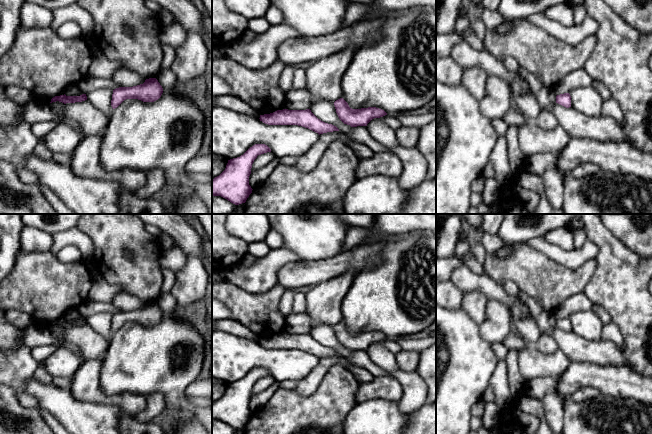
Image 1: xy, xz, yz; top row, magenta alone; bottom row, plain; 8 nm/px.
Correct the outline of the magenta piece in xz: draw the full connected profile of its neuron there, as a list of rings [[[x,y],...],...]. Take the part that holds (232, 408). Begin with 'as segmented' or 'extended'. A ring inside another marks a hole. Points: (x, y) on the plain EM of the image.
as segmented; [[[255,368],[243,379],[228,384],[225,394],[212,403],[212,420],[221,420],[235,429],[245,427],[252,412],[249,400],[258,379],[271,376],[265,368]]]

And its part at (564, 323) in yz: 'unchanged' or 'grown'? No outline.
unchanged

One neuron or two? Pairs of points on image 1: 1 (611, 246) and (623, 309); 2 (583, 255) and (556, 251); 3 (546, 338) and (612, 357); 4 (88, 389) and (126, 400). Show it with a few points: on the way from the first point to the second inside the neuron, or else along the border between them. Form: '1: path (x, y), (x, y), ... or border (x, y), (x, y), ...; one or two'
1: path (614, 262), (620, 273), (620, 285), (623, 293); one
2: path (576, 255), (563, 255); one
3: border (548, 331), (558, 348); two
4: path (97, 395), (105, 399), (117, 400); one

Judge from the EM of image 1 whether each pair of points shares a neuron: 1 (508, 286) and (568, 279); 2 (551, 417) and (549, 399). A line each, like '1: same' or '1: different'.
1: different
2: same

